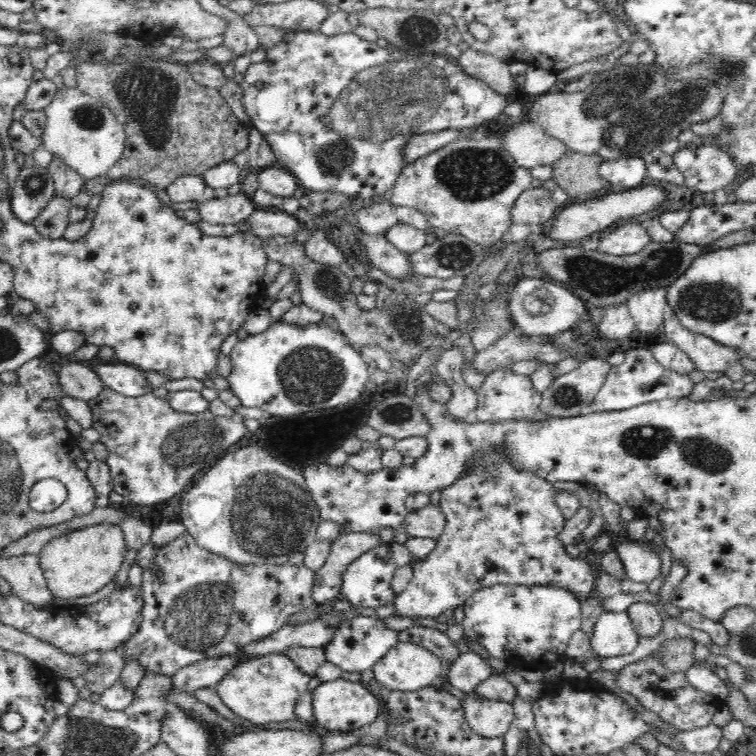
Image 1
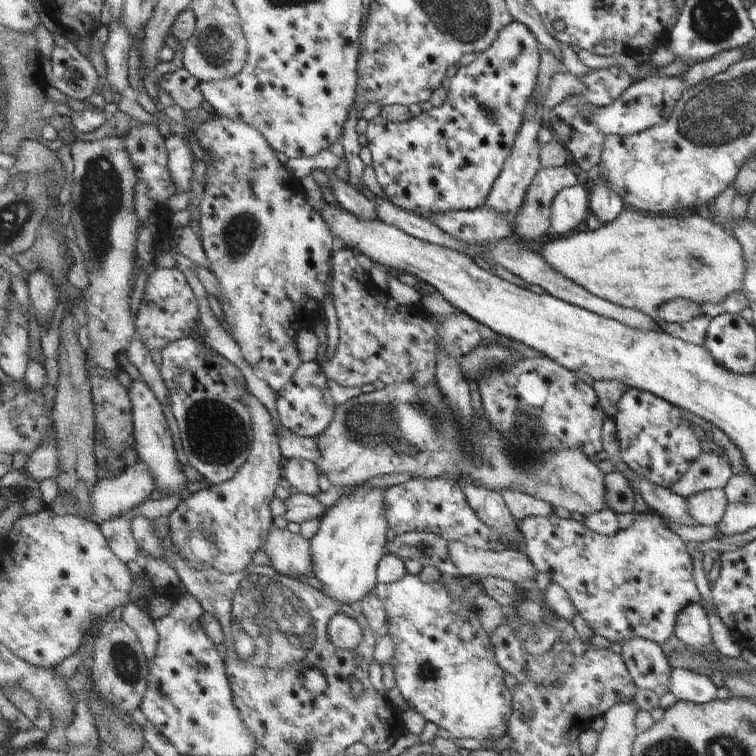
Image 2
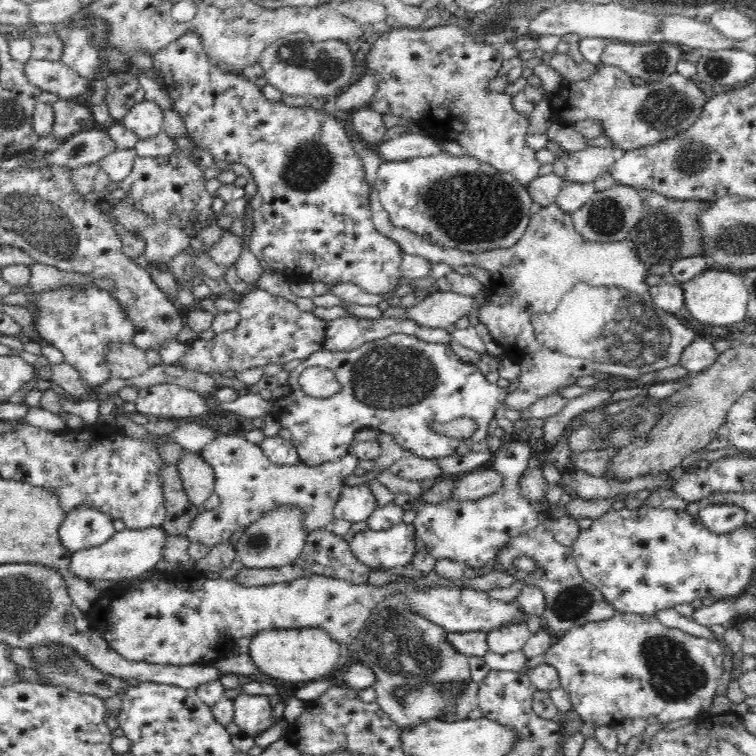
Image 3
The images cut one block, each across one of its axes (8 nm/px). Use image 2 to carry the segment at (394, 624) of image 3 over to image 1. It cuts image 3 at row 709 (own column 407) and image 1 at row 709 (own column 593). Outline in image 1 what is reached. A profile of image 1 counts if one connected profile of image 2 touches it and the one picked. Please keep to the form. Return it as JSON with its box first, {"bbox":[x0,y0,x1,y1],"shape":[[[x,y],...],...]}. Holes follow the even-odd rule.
{"bbox":[460,691,514,738],"shape":[[[469,691],[466,700],[460,701],[464,721],[475,734],[497,738],[507,734],[514,718],[512,702],[500,699],[484,698],[475,691]]]}

